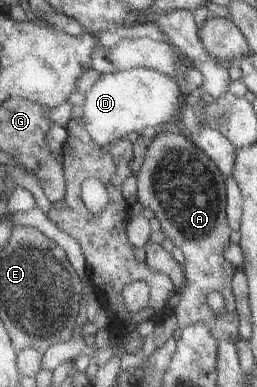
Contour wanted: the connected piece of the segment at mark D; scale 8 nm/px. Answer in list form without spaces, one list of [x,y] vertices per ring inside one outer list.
[[[145,67],[100,74],[99,79],[84,92],[80,119],[90,139],[103,146],[126,137],[130,132],[140,134],[146,126],[157,128],[179,117],[184,105],[180,94],[173,77]]]

